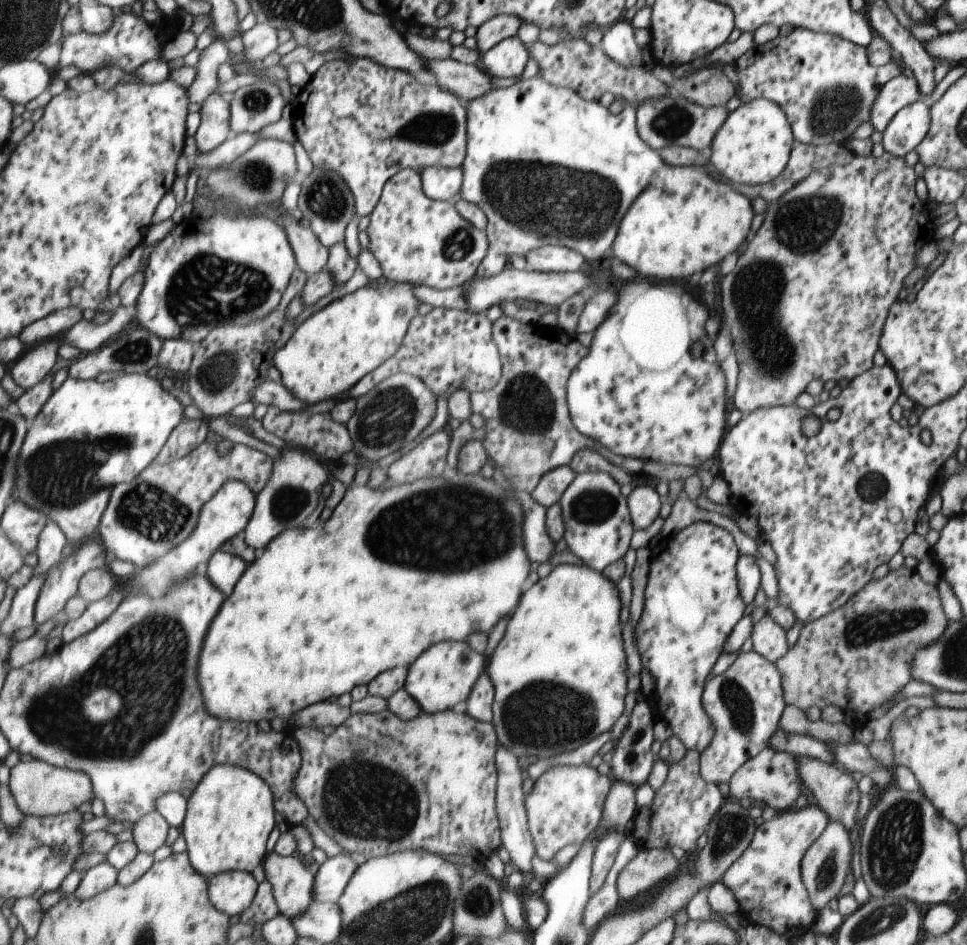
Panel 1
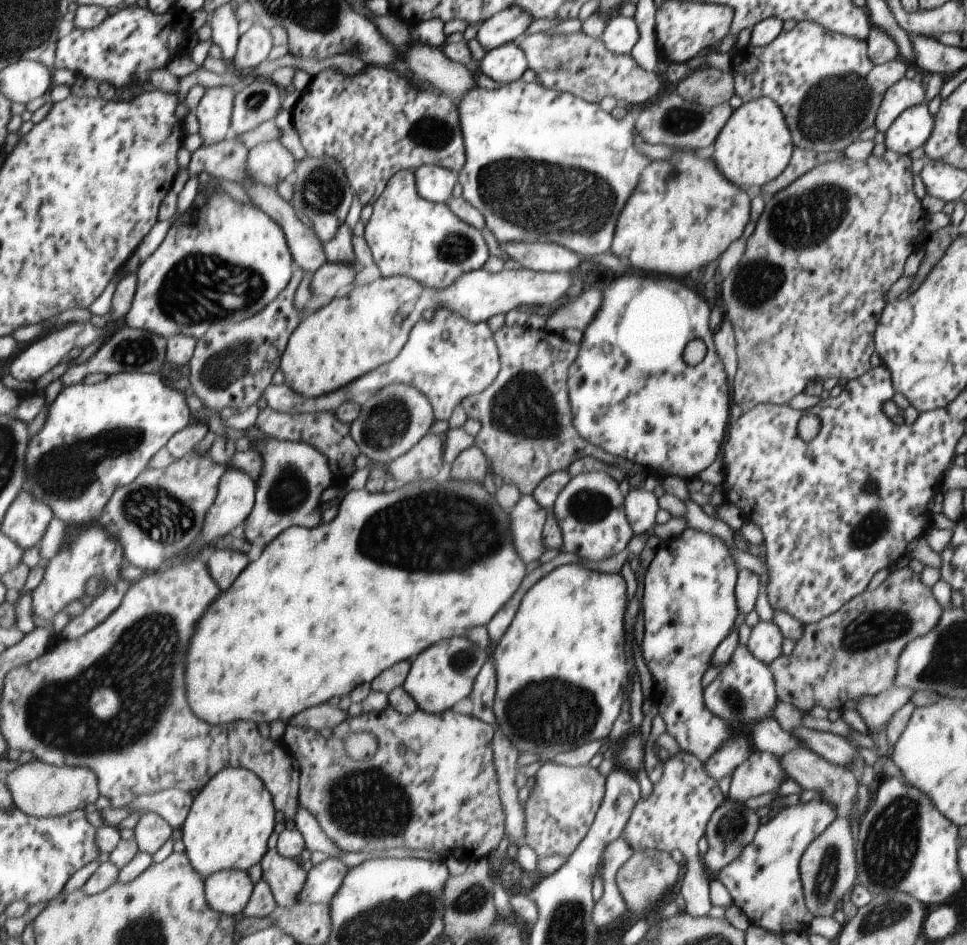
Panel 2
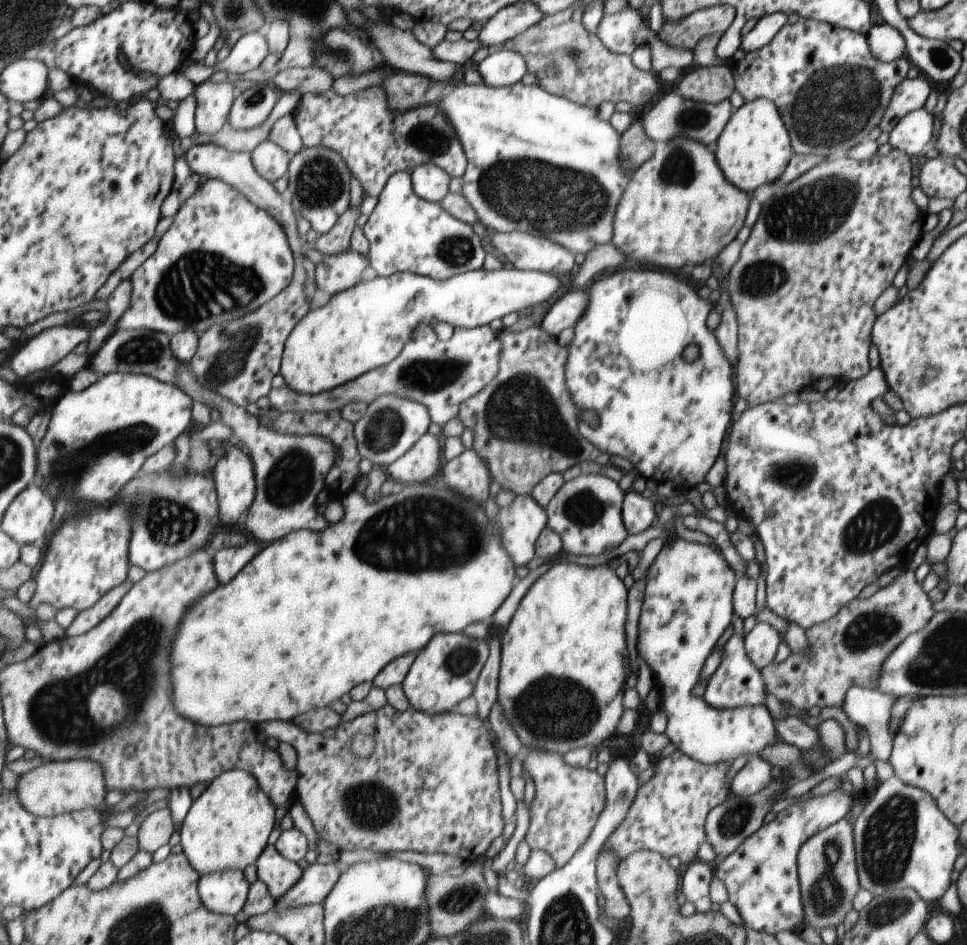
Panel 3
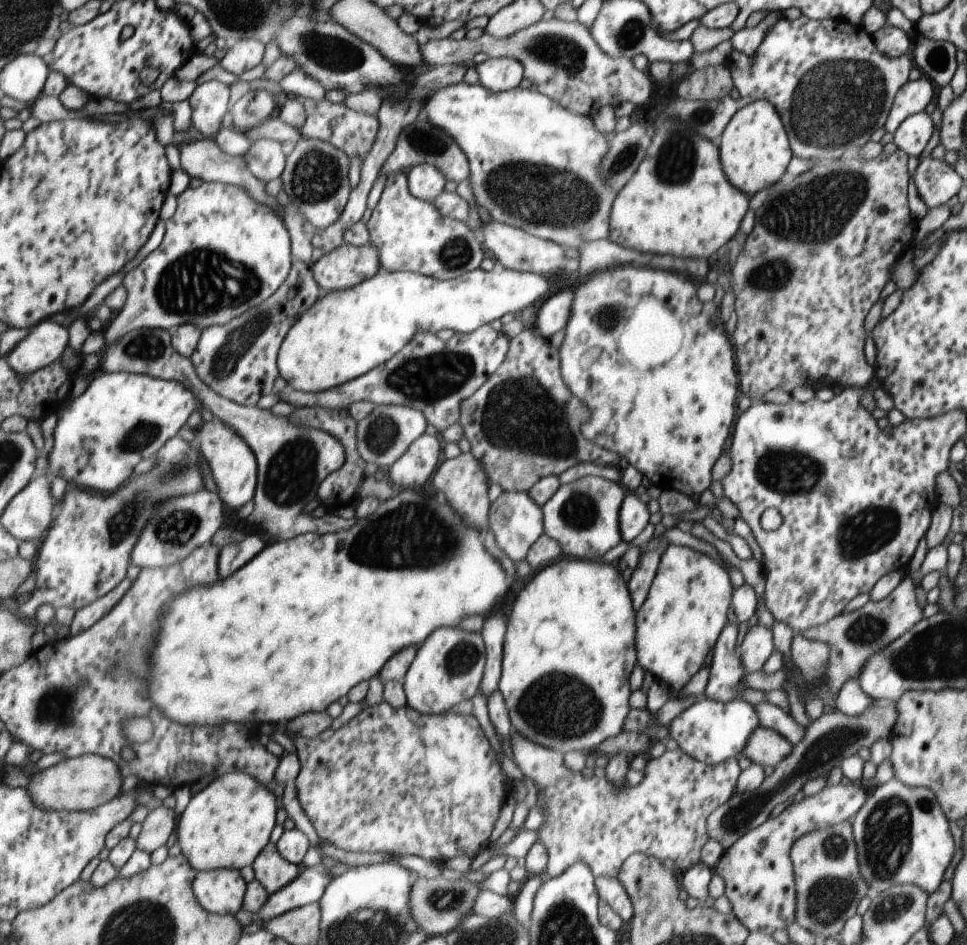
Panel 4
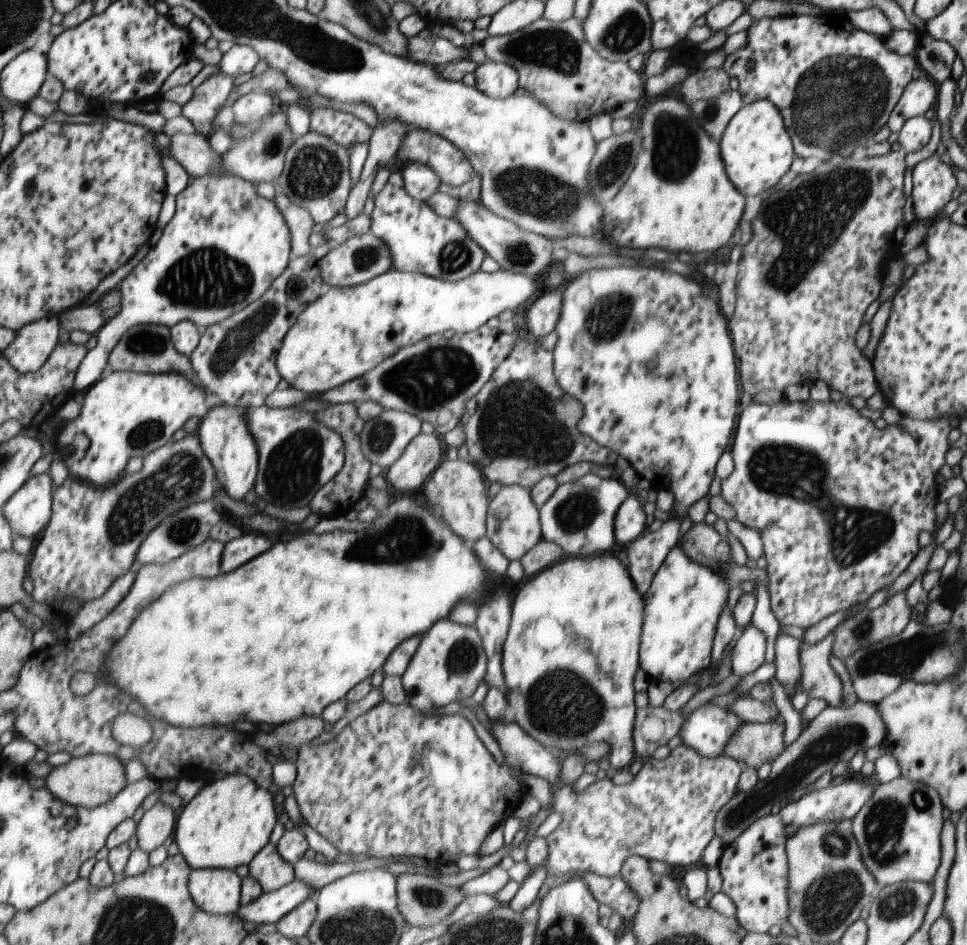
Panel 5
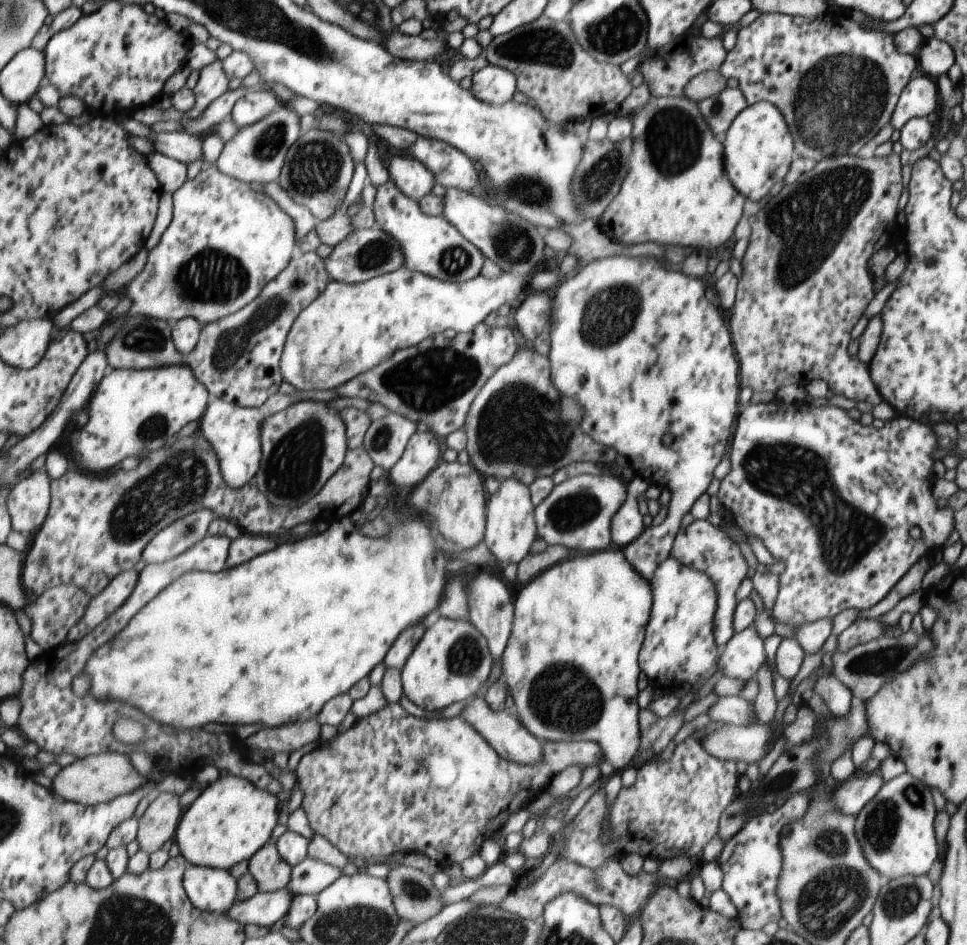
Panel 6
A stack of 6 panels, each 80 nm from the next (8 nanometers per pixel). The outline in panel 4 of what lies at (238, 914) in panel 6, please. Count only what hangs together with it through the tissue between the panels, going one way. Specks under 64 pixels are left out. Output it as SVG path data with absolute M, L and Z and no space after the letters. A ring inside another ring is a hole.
M322 864L305 867L293 883L269 895L266 905L261 907L256 919L261 922L270 921L296 908L319 903L326 886L332 880L329 870Z

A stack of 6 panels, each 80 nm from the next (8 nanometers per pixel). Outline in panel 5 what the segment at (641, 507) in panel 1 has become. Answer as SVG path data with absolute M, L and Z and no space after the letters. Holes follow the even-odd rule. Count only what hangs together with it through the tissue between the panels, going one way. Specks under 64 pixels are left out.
M633 494L619 505L613 519L613 536L616 547L624 547L627 542L635 540L645 526L645 516L641 504L633 498Z

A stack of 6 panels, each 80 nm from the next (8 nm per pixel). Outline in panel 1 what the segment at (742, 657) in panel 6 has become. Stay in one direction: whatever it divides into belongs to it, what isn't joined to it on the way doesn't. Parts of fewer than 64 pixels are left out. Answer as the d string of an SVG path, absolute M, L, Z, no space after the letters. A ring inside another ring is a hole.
M765 614L752 626L750 632L752 651L770 663L781 659L789 650L787 634L775 620Z

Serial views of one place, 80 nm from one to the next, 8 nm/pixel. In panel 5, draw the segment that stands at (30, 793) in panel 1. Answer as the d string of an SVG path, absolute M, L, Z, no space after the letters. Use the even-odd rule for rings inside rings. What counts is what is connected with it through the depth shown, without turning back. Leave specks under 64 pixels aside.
M93 753L72 757L68 763L51 770L45 778L45 788L72 807L95 808L113 800L129 783L125 776L125 763L115 755Z

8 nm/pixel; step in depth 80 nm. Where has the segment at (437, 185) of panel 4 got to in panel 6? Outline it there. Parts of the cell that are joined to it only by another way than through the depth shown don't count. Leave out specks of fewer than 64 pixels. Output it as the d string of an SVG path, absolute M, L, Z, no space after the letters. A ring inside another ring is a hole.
M405 153L392 156L386 170L395 188L414 201L429 193L435 184L433 175L418 160Z

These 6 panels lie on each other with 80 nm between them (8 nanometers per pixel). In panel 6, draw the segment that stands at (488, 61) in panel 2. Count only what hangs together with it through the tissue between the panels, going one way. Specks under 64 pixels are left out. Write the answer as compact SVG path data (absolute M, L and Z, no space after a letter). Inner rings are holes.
M487 64L471 76L470 91L480 101L490 105L505 104L511 101L517 89L517 78L507 69Z

